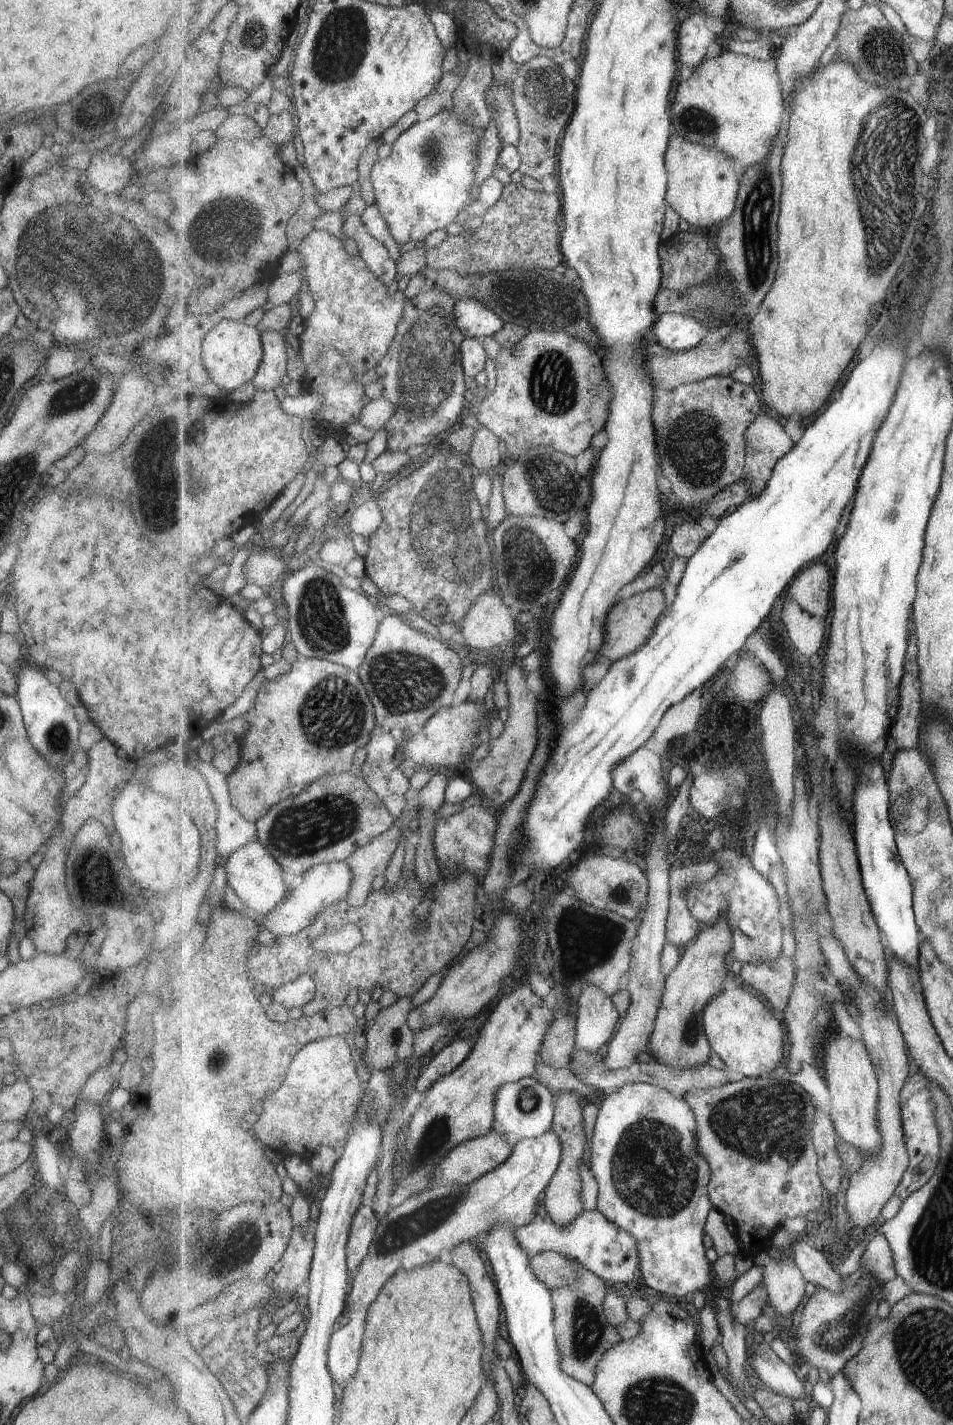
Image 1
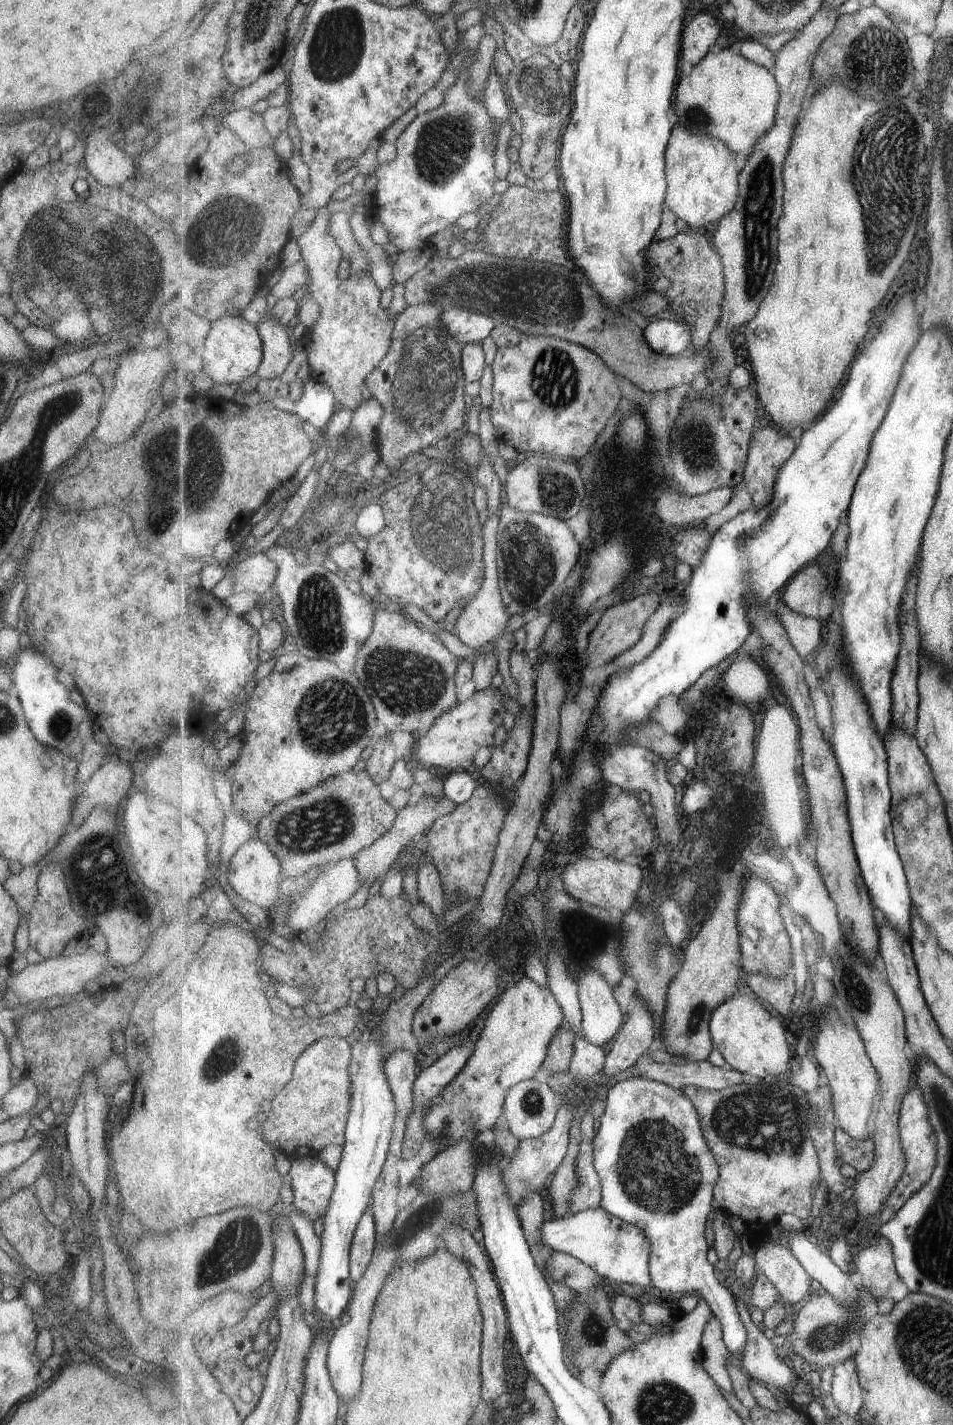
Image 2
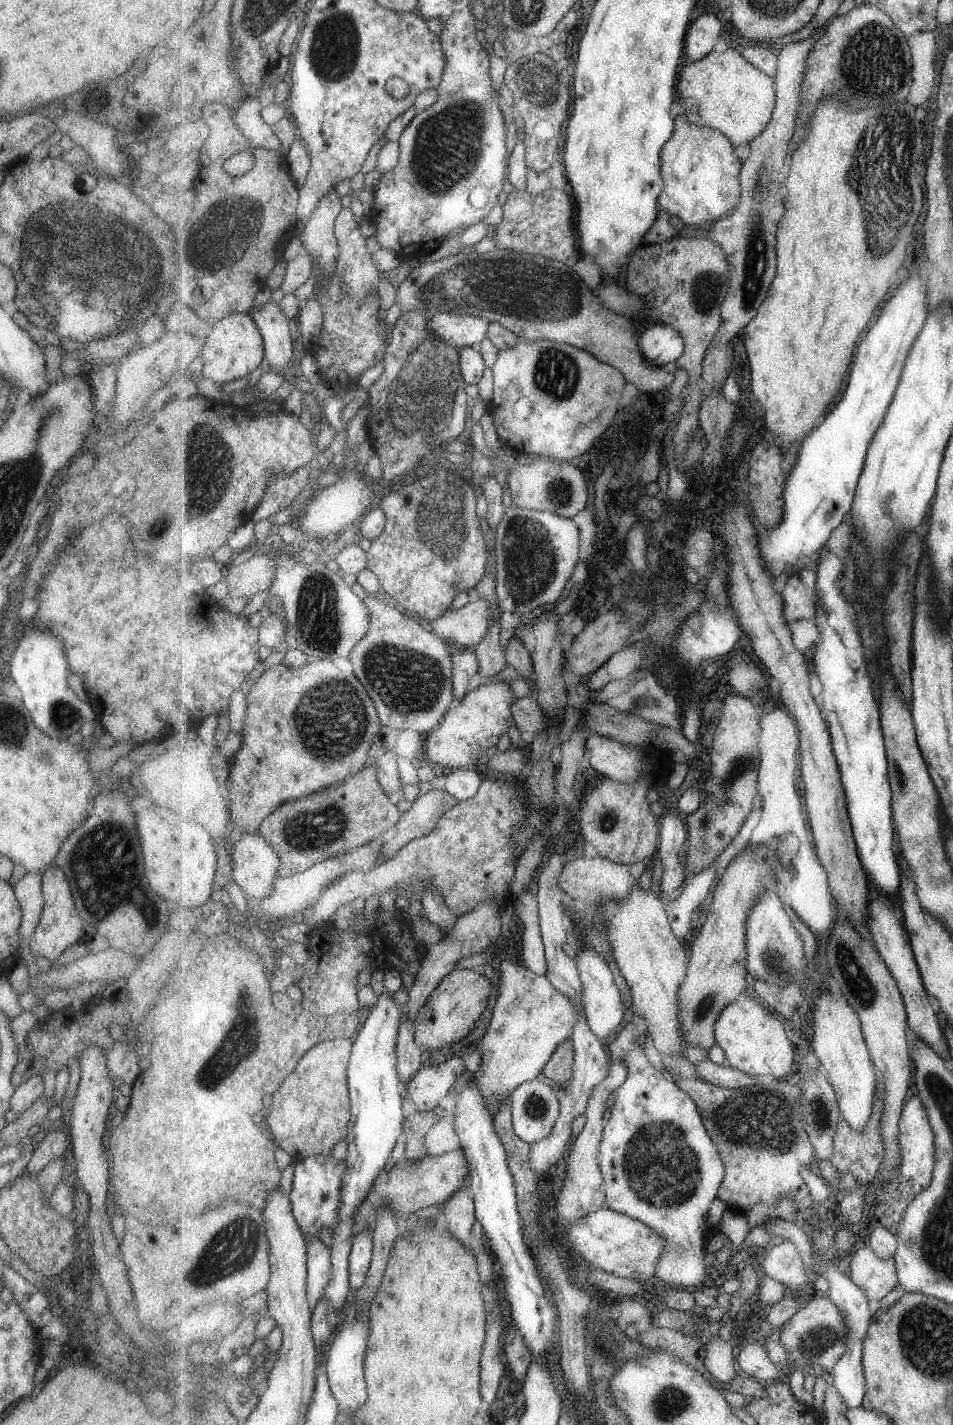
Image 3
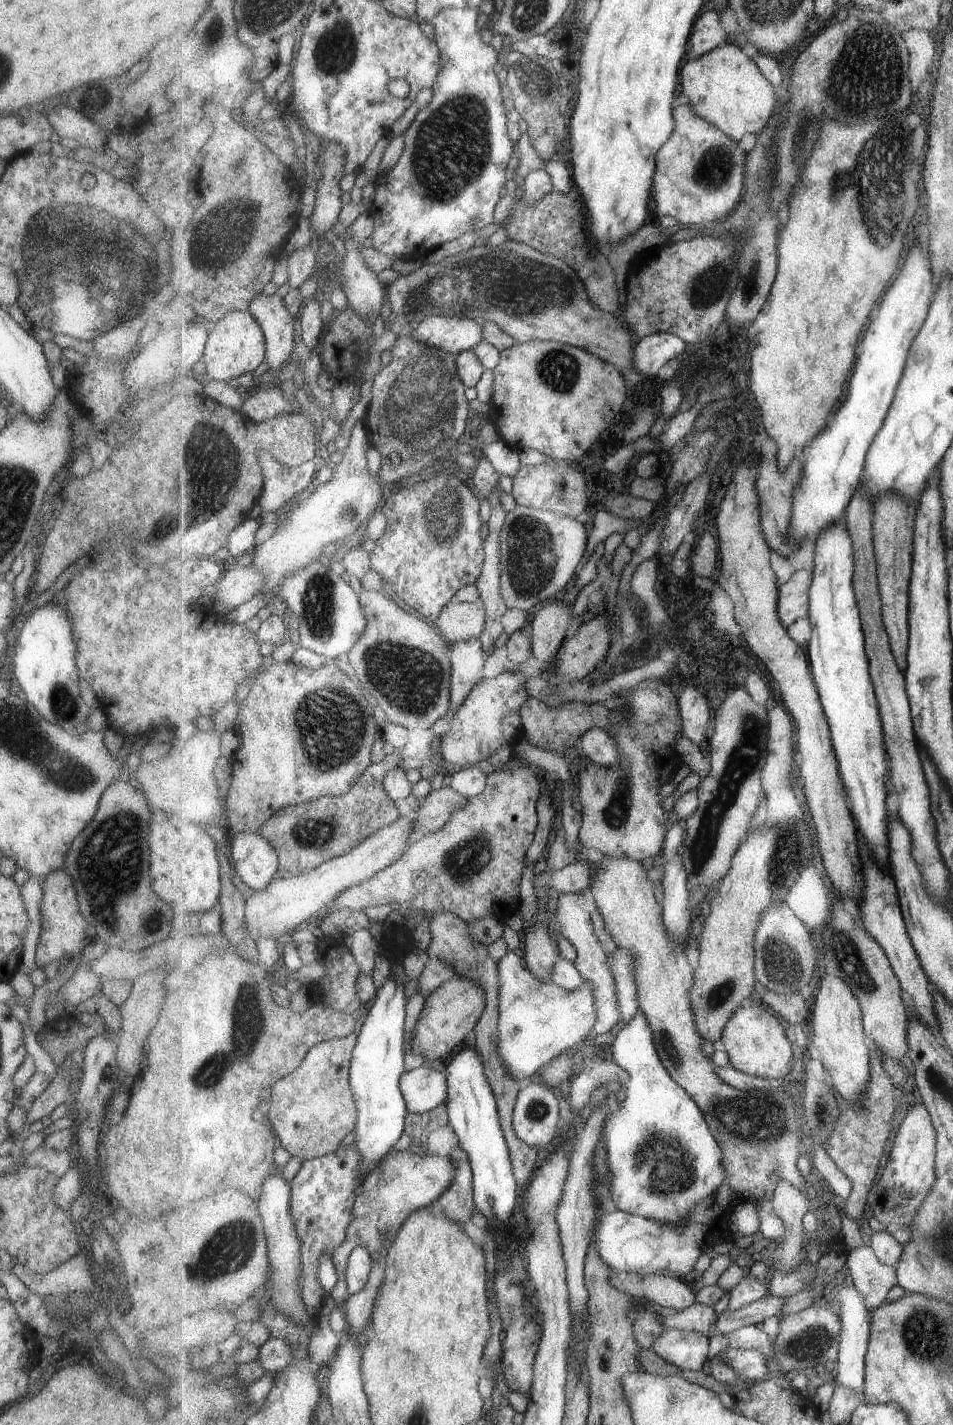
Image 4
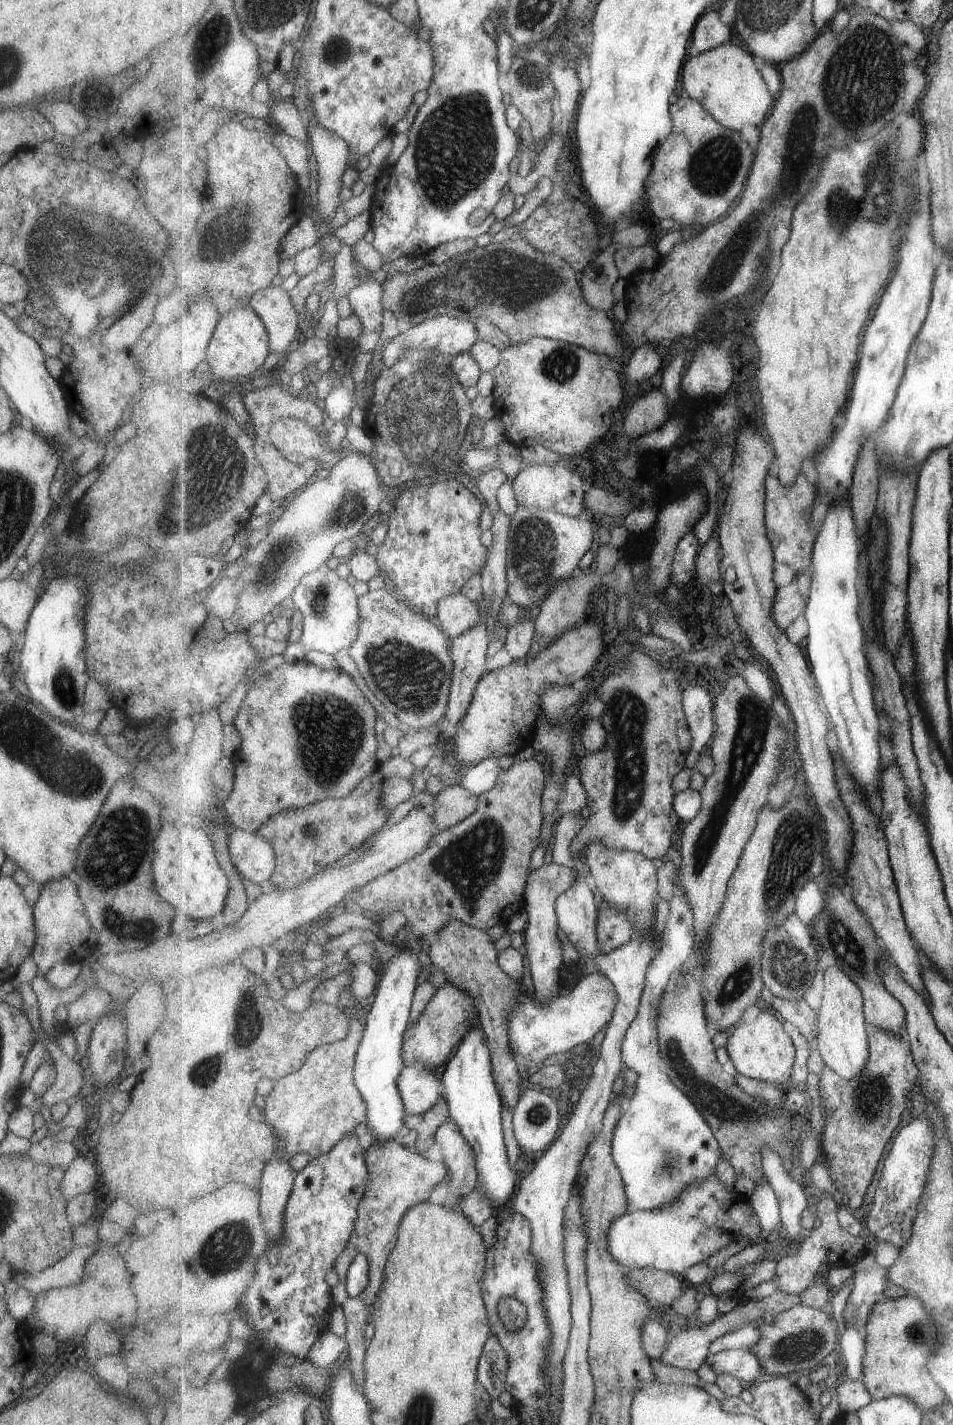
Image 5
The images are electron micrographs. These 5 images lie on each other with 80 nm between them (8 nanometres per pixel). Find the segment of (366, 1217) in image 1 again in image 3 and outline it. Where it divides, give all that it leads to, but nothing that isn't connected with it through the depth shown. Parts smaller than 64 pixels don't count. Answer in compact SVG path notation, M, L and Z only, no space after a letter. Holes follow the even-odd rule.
M366 1224L365 1230L354 1236L354 1246L350 1258L351 1289L356 1292L367 1280L367 1272L373 1256L372 1227Z

